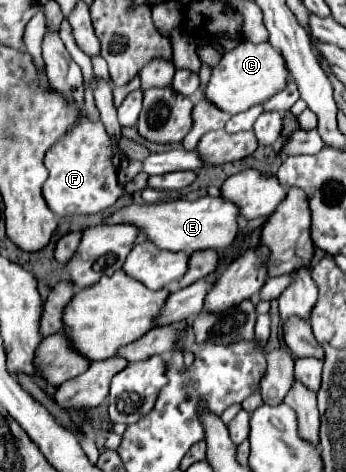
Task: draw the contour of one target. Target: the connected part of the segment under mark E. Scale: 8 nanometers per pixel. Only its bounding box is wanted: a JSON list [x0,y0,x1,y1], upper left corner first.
[106,197,240,251]

